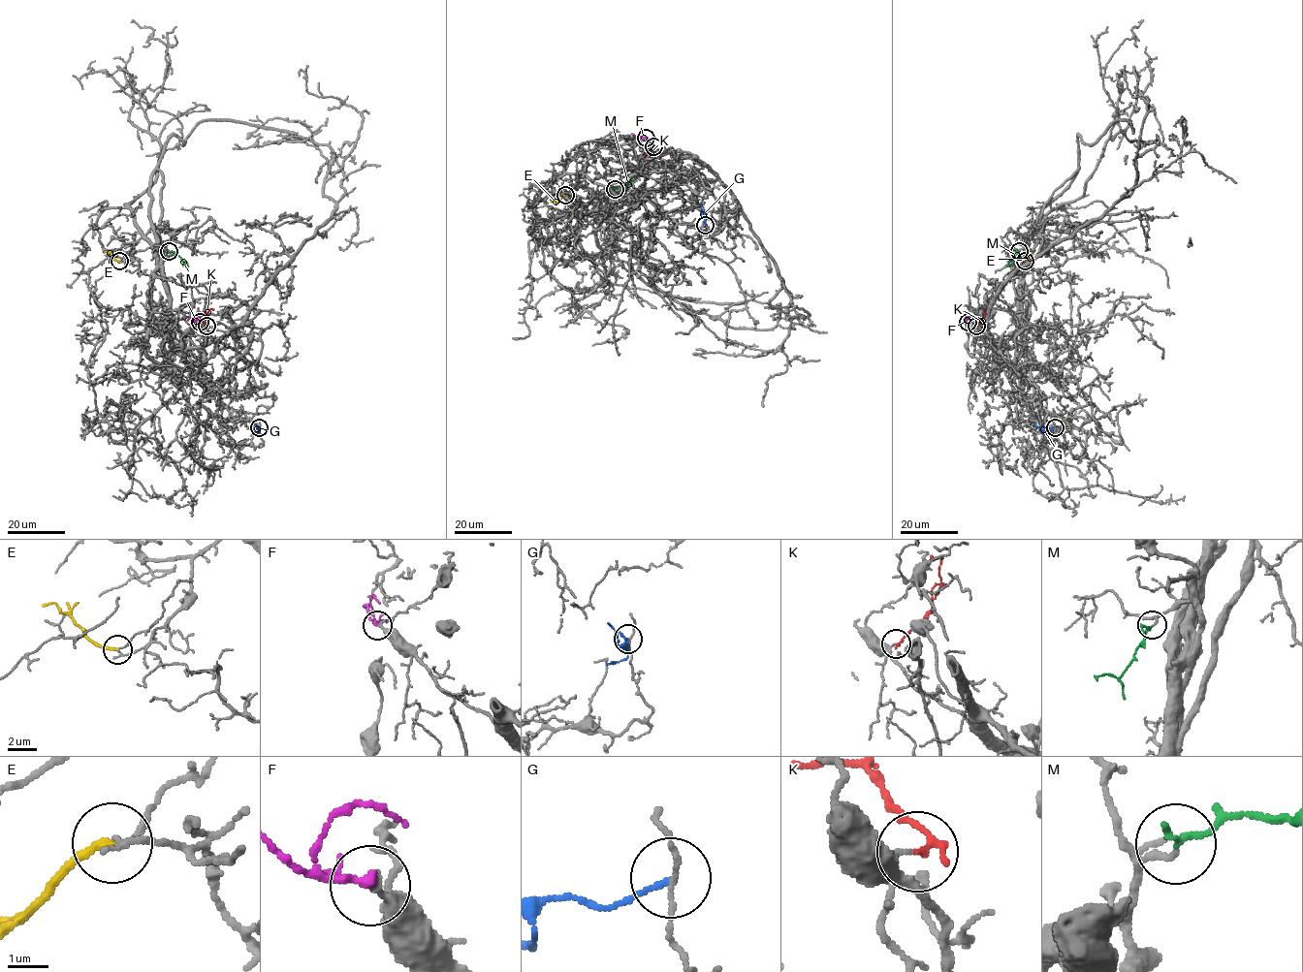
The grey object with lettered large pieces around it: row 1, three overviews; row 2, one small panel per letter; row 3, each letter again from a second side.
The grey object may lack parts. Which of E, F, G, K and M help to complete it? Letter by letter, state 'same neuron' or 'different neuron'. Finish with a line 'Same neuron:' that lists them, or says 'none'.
E: different neuron
F: same neuron
G: different neuron
K: same neuron
M: same neuron
Same neuron: F, K, M

